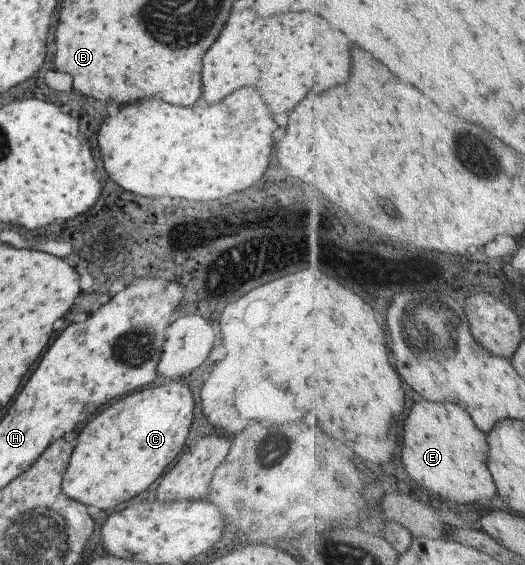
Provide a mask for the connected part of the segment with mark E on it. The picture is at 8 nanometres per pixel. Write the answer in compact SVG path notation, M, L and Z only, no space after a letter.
M429 400L417 402L405 422L403 460L409 474L421 486L457 504L472 504L497 494L494 478L487 468L487 436L459 404L437 404Z

